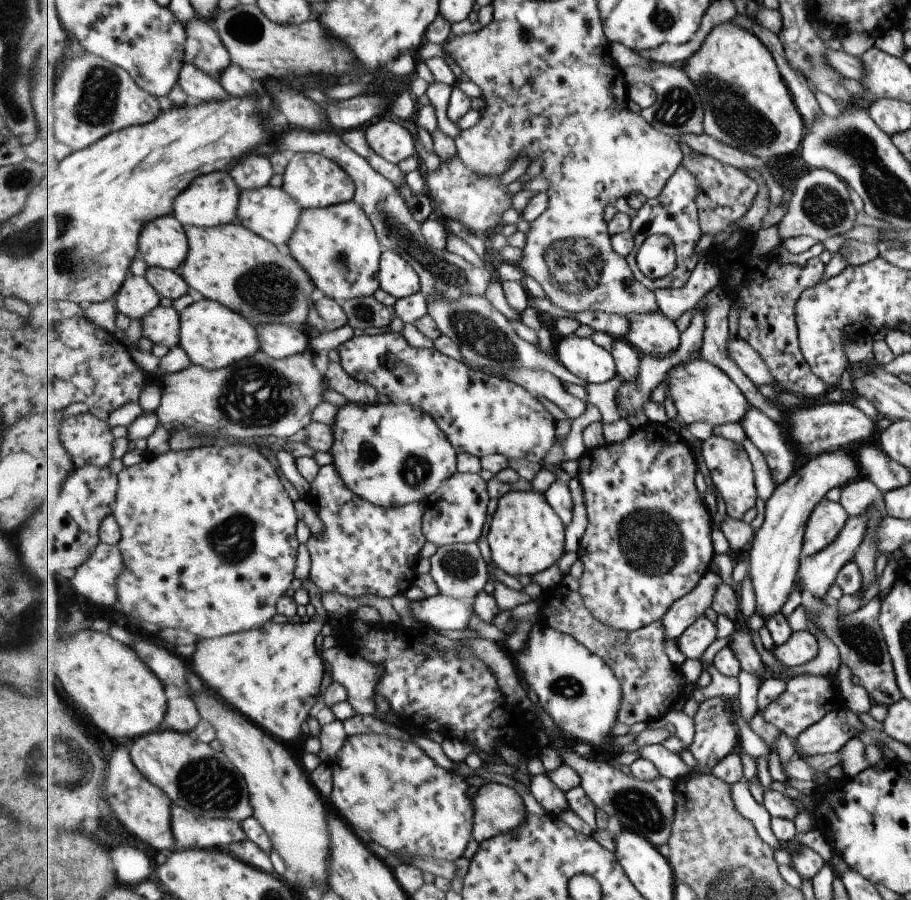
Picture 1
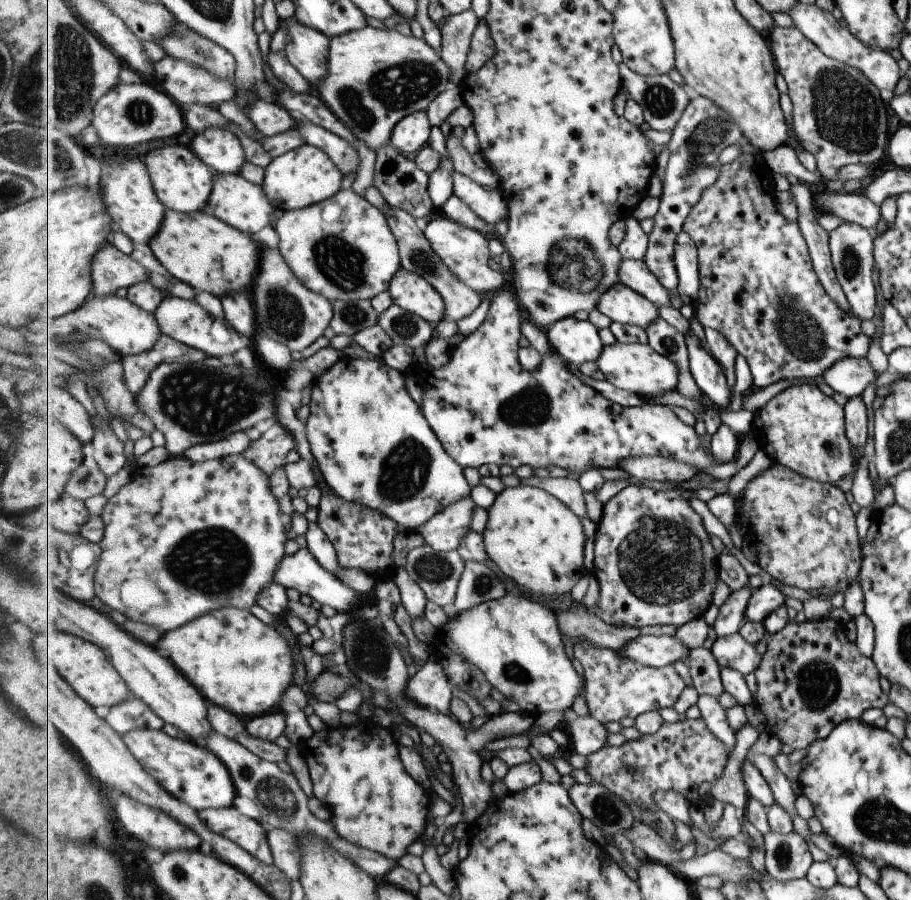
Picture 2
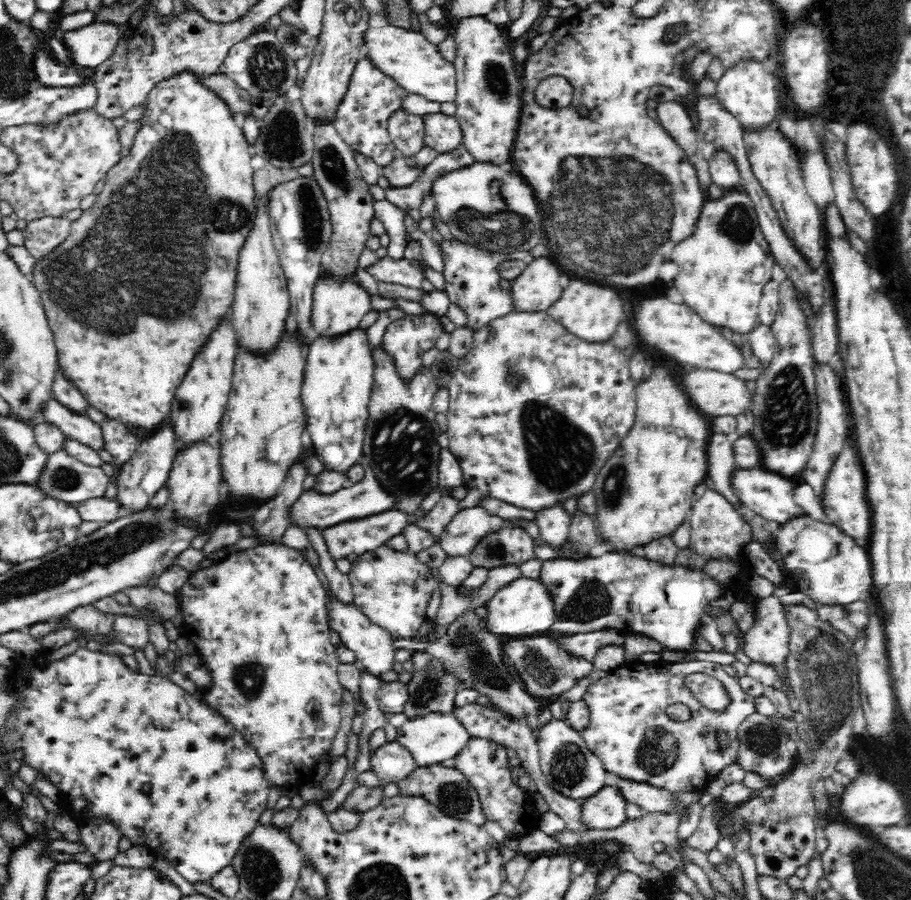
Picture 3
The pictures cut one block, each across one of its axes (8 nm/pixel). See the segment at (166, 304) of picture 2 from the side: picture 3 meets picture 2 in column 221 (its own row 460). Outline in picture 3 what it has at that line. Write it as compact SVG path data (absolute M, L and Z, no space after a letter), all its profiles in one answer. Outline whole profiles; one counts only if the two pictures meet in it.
M356 329L339 339L317 337L307 350L301 386L306 432L312 438L312 452L324 462L326 471L347 473L362 456L374 380L374 359L364 329Z

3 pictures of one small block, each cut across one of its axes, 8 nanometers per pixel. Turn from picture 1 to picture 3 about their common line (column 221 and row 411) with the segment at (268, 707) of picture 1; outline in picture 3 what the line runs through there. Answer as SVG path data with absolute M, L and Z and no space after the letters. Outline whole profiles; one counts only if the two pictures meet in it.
M653 368L650 378L636 385L635 423L607 463L600 468L598 480L591 489L594 490L598 534L601 536L600 551L628 553L636 546L644 548L652 541L672 537L674 530L689 518L696 496L694 488L708 478L706 442L712 426L696 411L696 407L692 407L677 378L666 368Z

